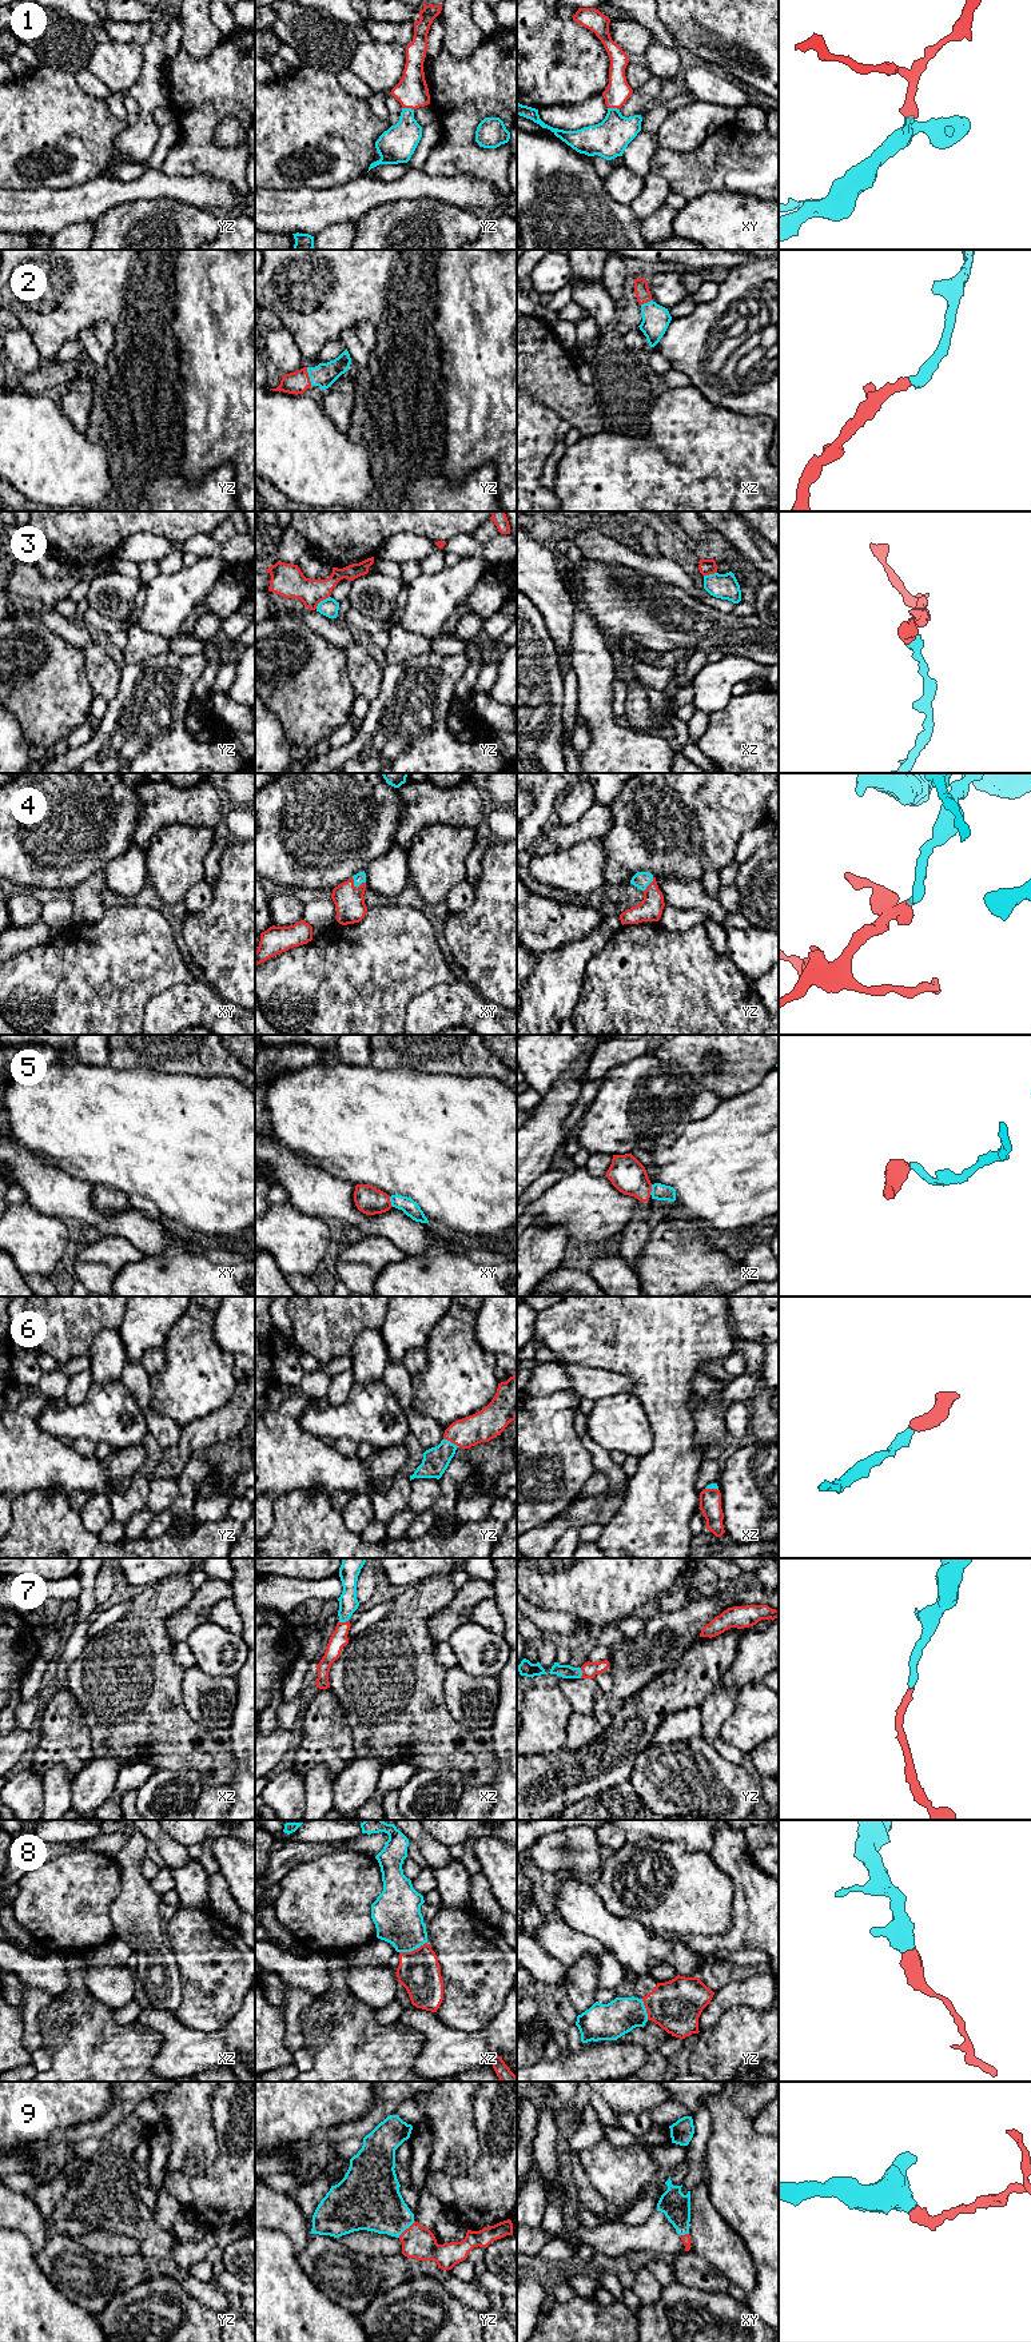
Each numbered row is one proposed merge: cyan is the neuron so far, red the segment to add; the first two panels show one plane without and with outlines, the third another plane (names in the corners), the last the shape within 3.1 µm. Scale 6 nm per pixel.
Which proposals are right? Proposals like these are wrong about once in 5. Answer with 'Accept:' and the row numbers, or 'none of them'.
Accept: 1, 2, 4, 6, 7, 8, 9

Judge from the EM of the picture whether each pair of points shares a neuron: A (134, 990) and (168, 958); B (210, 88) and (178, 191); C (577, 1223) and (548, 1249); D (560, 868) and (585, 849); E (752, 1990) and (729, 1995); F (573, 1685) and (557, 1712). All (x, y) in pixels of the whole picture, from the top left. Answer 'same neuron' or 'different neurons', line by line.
A: same neuron
B: different neurons
C: different neurons
D: same neuron
E: same neuron
F: different neurons

